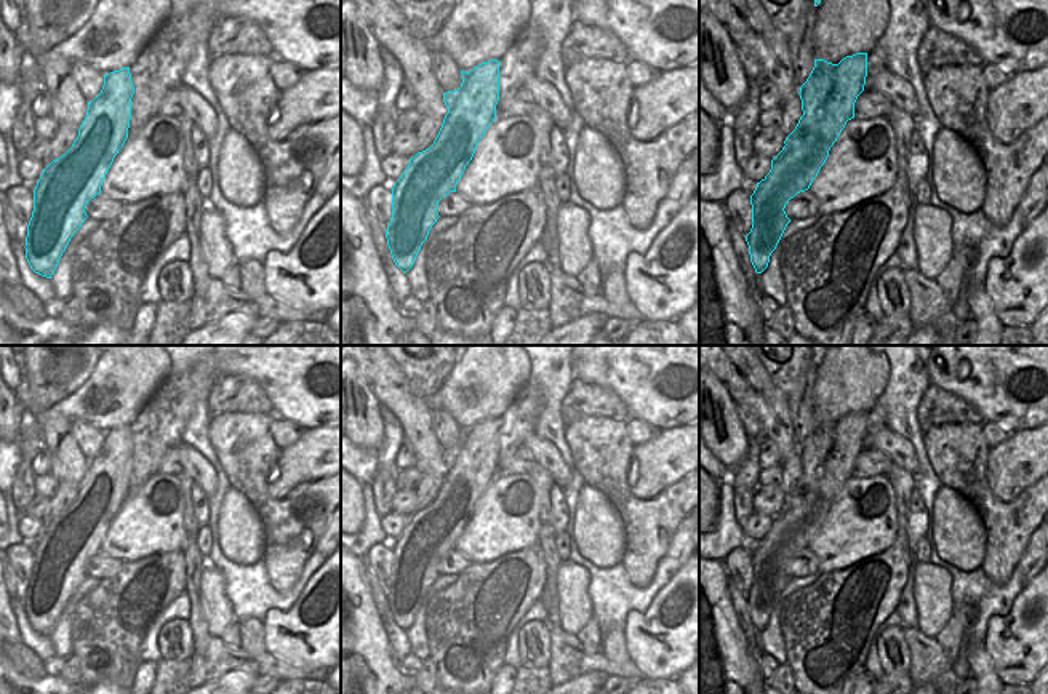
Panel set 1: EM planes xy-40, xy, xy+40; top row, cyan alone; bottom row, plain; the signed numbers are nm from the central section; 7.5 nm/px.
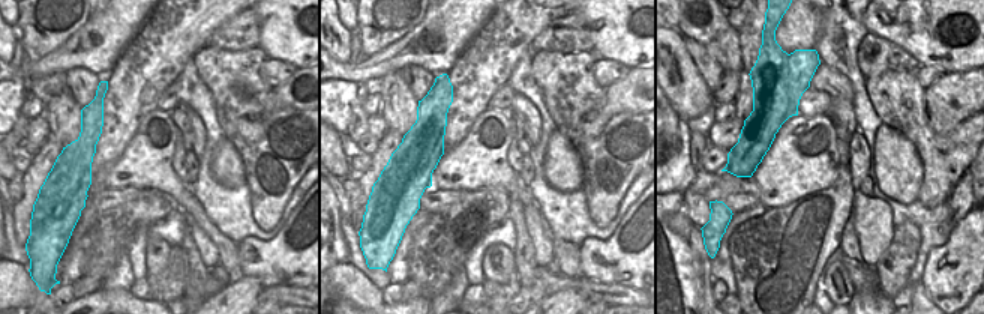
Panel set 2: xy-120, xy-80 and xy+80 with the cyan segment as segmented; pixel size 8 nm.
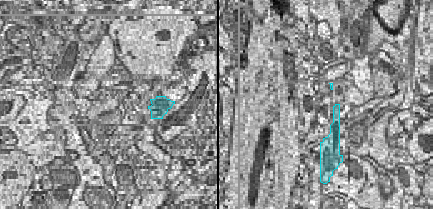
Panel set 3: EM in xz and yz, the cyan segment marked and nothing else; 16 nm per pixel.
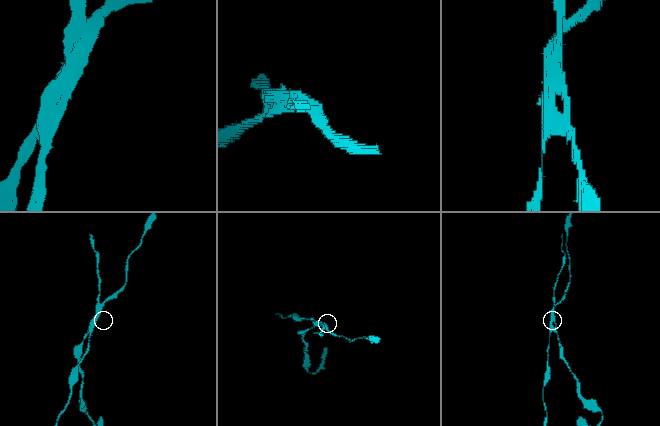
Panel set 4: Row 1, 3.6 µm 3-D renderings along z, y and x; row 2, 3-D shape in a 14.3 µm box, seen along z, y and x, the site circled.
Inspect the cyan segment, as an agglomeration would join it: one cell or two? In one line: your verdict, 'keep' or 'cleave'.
cleave

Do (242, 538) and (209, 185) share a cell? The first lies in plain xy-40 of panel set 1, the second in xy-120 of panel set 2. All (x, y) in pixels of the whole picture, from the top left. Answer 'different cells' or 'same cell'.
different cells

